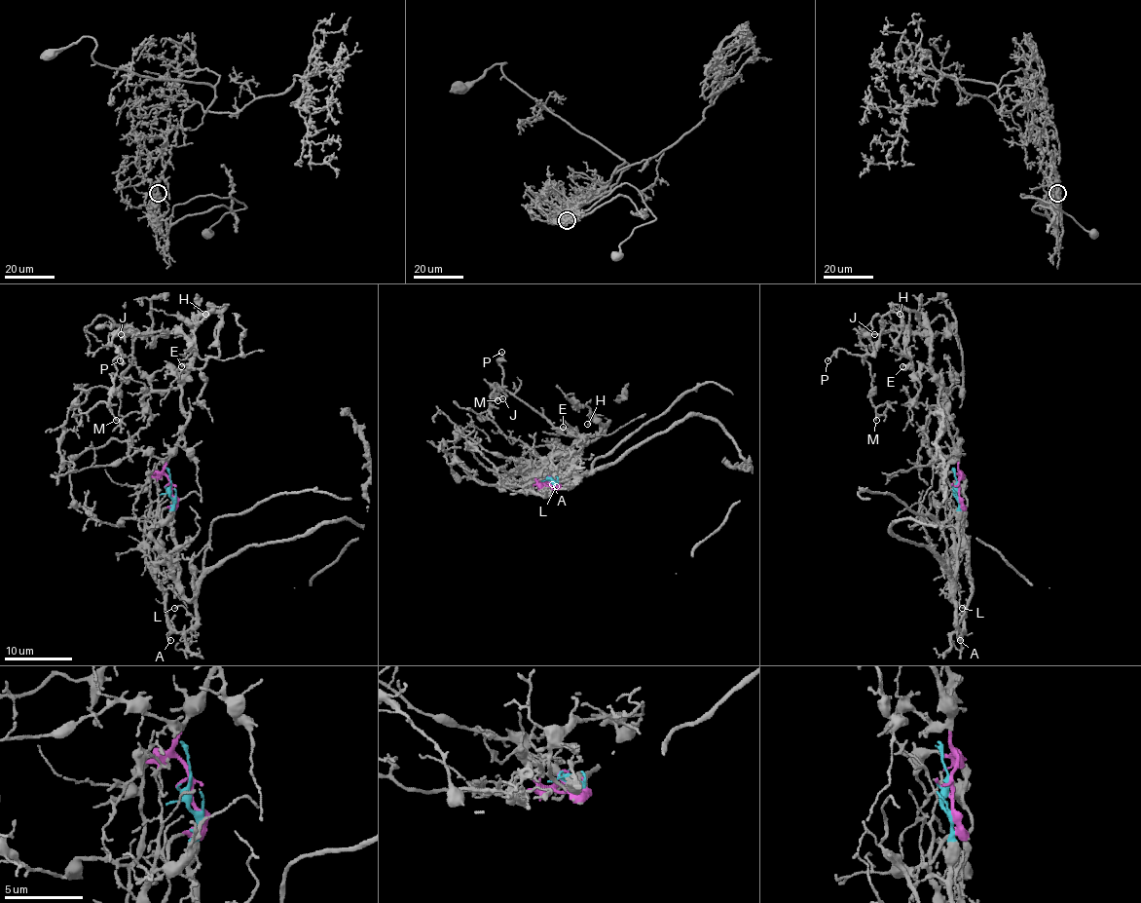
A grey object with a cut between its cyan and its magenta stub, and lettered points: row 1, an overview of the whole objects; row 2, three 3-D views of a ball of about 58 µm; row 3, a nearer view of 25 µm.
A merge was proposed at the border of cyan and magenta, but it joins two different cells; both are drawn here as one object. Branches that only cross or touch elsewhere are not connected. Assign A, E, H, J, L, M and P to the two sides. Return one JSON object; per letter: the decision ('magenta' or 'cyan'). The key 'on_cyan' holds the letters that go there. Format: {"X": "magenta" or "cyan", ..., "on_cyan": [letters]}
{"A": "cyan", "E": "magenta", "H": "magenta", "J": "magenta", "L": "cyan", "M": "magenta", "P": "magenta", "on_cyan": ["A", "L"]}

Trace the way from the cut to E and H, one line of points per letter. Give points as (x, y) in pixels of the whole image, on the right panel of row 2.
E: (958, 486), (958, 452), (939, 404), (931, 331), (912, 311), (906, 355), (912, 368), (901, 367)
H: (958, 486), (958, 452), (939, 404), (931, 331), (915, 313), (897, 313), (893, 308), (900, 315)

